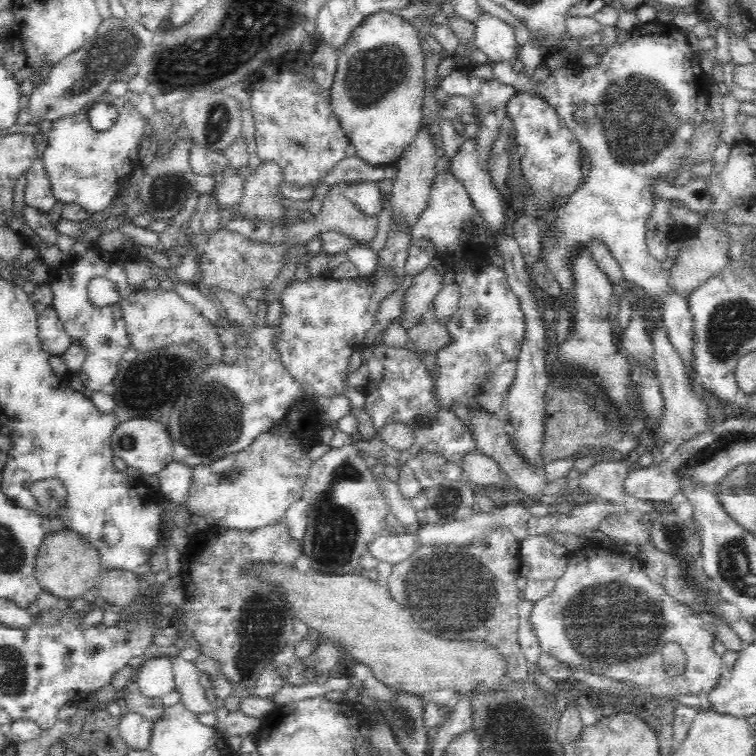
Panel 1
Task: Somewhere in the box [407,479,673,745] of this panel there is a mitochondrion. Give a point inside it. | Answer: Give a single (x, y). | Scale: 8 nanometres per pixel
(447, 506)

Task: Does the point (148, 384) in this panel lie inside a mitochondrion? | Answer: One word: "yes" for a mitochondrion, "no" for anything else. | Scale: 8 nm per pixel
yes

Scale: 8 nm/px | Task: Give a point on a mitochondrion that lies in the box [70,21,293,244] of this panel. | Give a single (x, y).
(217, 120)

